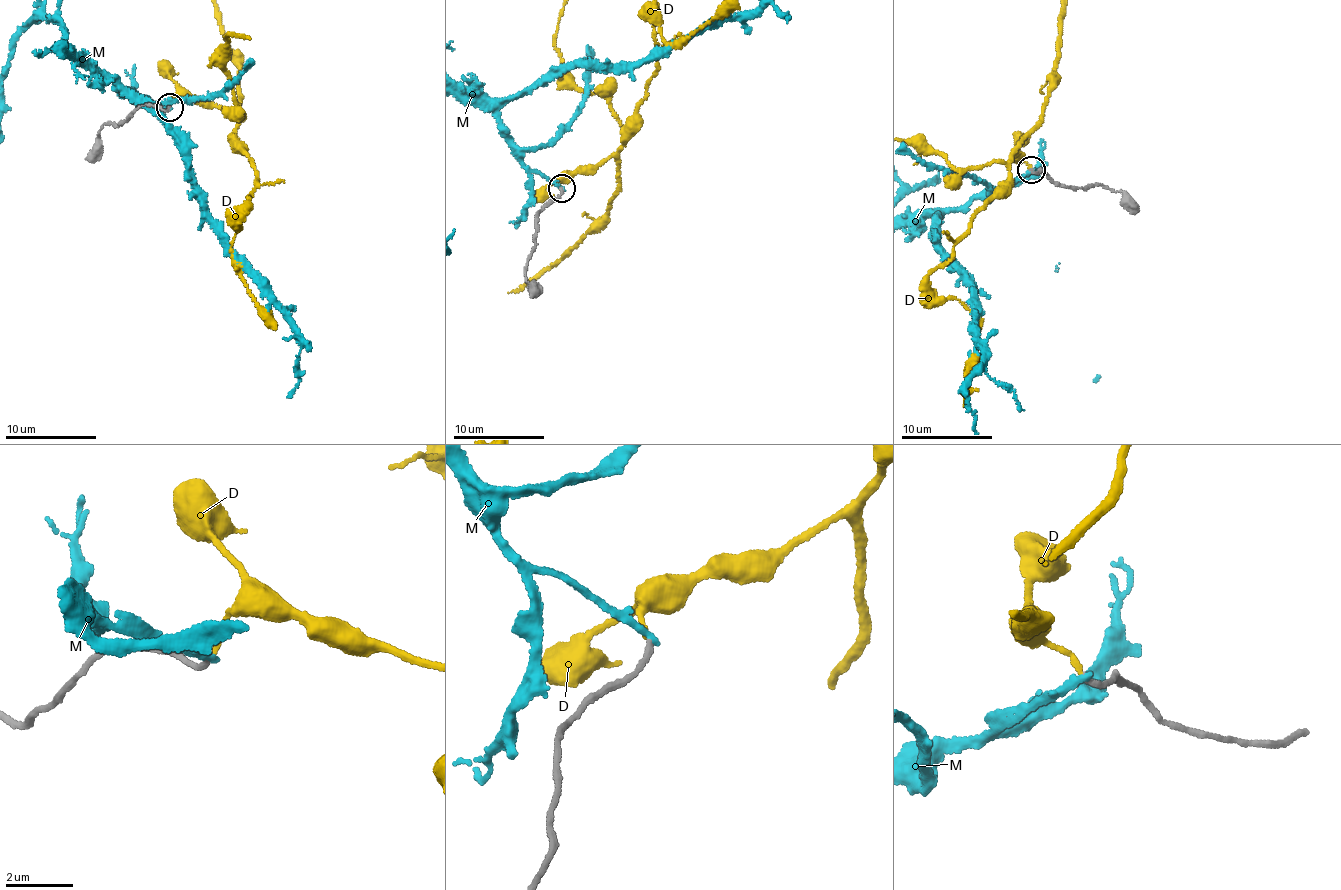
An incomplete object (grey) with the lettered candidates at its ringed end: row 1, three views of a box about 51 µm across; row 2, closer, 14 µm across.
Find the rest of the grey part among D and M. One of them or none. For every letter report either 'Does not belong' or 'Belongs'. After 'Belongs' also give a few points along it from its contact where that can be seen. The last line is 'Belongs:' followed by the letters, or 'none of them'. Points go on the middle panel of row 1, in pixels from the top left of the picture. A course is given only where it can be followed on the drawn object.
D: Belongs
M: Does not belong
Belongs: D

